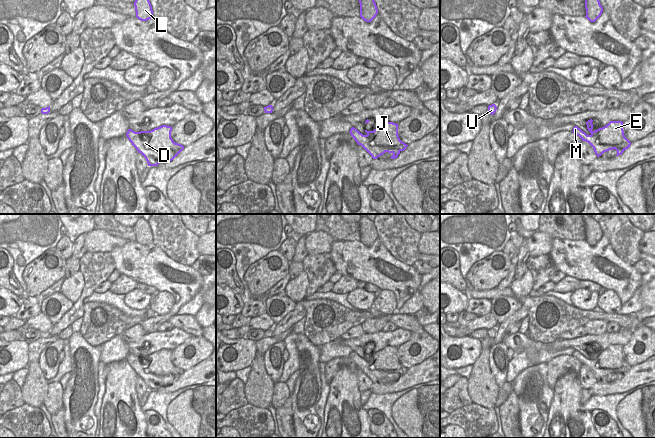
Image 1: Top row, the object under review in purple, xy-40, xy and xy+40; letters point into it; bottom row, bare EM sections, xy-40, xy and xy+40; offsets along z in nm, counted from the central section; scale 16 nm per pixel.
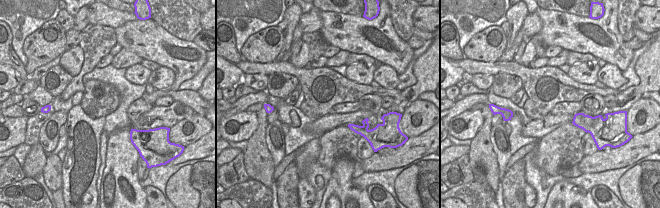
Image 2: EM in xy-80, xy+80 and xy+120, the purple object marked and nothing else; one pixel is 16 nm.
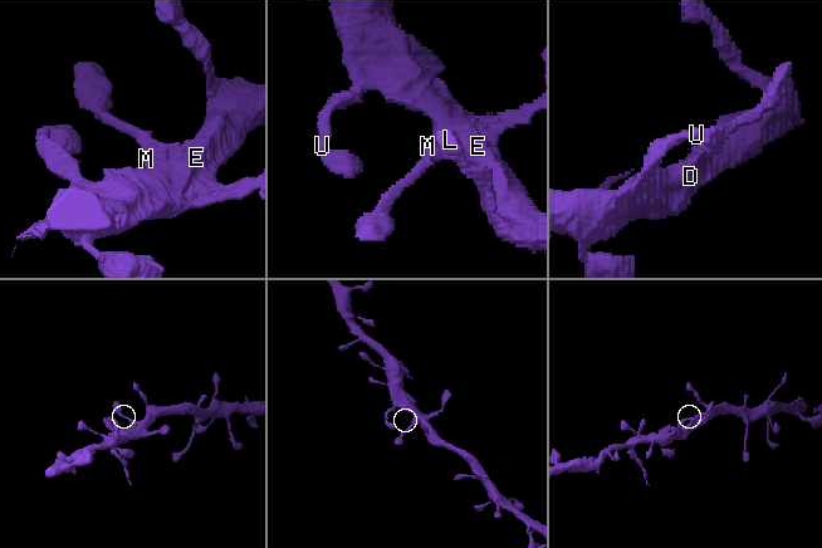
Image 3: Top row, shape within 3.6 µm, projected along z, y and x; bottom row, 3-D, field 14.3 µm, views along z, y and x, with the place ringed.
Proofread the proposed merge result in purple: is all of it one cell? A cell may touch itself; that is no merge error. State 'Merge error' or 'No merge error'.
No merge error.

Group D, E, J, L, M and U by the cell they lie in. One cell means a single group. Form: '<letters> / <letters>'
D E J L M U

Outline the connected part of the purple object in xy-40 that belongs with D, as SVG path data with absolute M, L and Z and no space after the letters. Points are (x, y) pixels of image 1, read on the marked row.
M162 125L150 131L135 132L128 129L126 136L138 153L141 153L148 166L172 161L184 146L175 143L171 138L172 127Z

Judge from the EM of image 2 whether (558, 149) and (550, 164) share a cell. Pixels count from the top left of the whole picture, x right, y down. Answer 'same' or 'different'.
same

